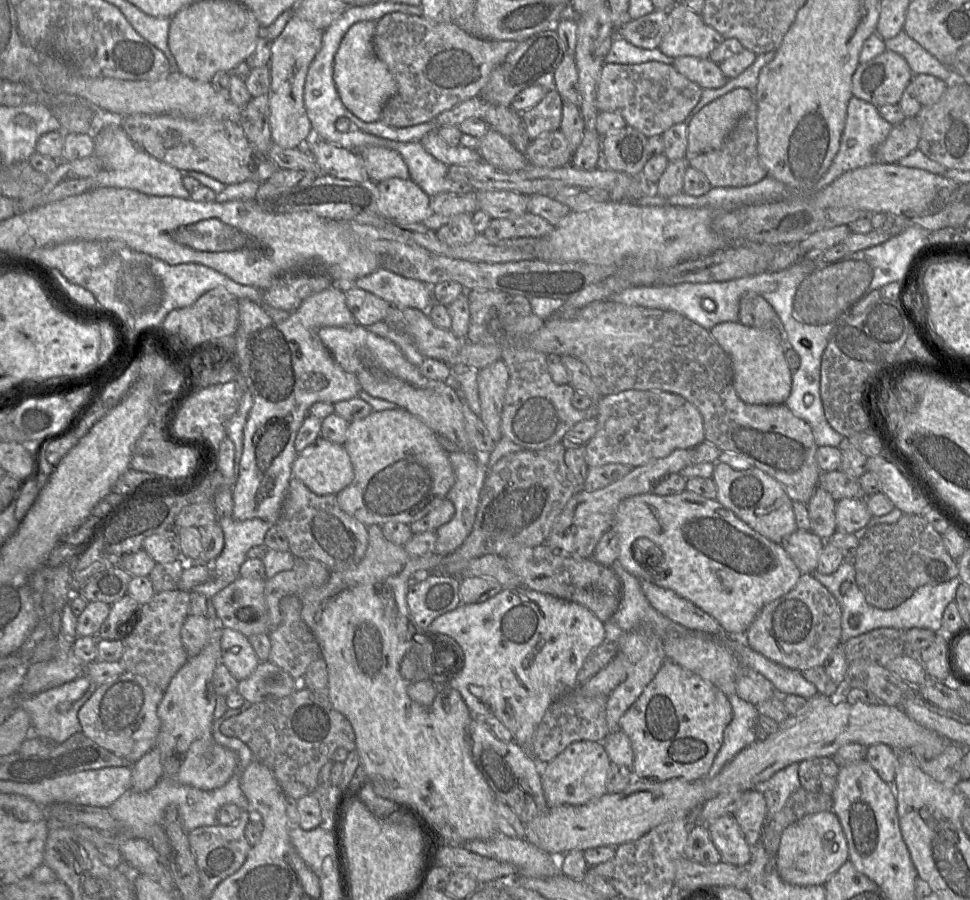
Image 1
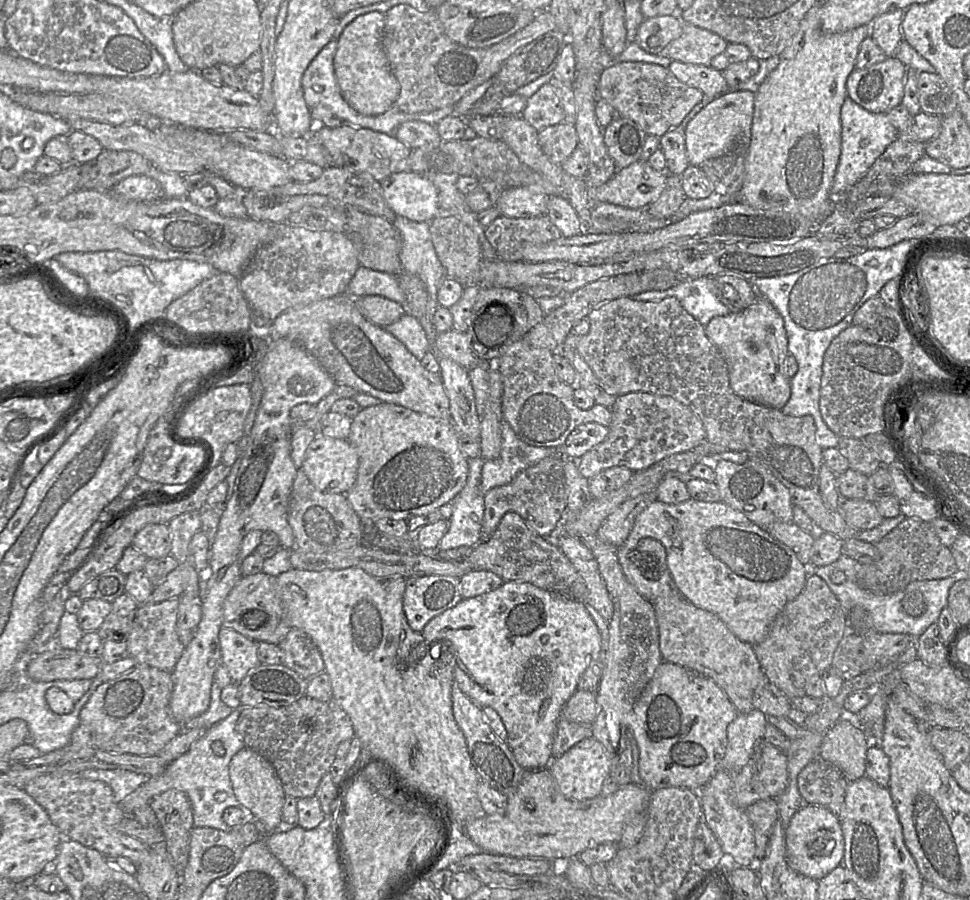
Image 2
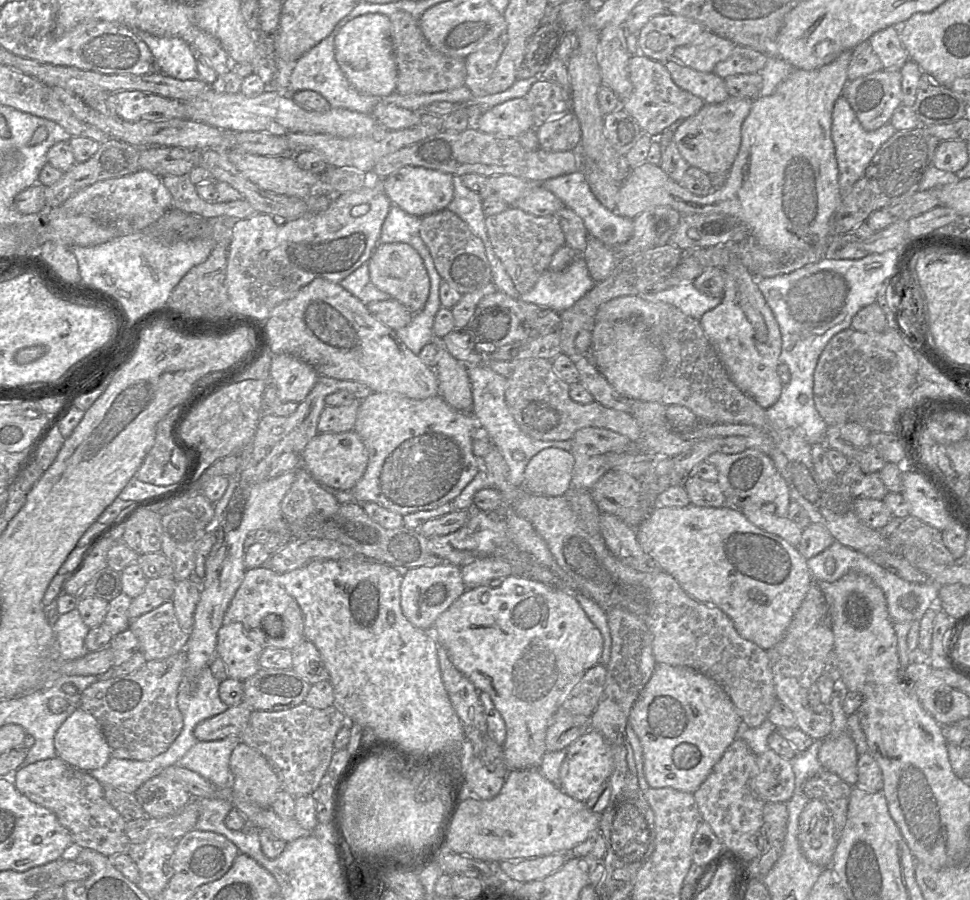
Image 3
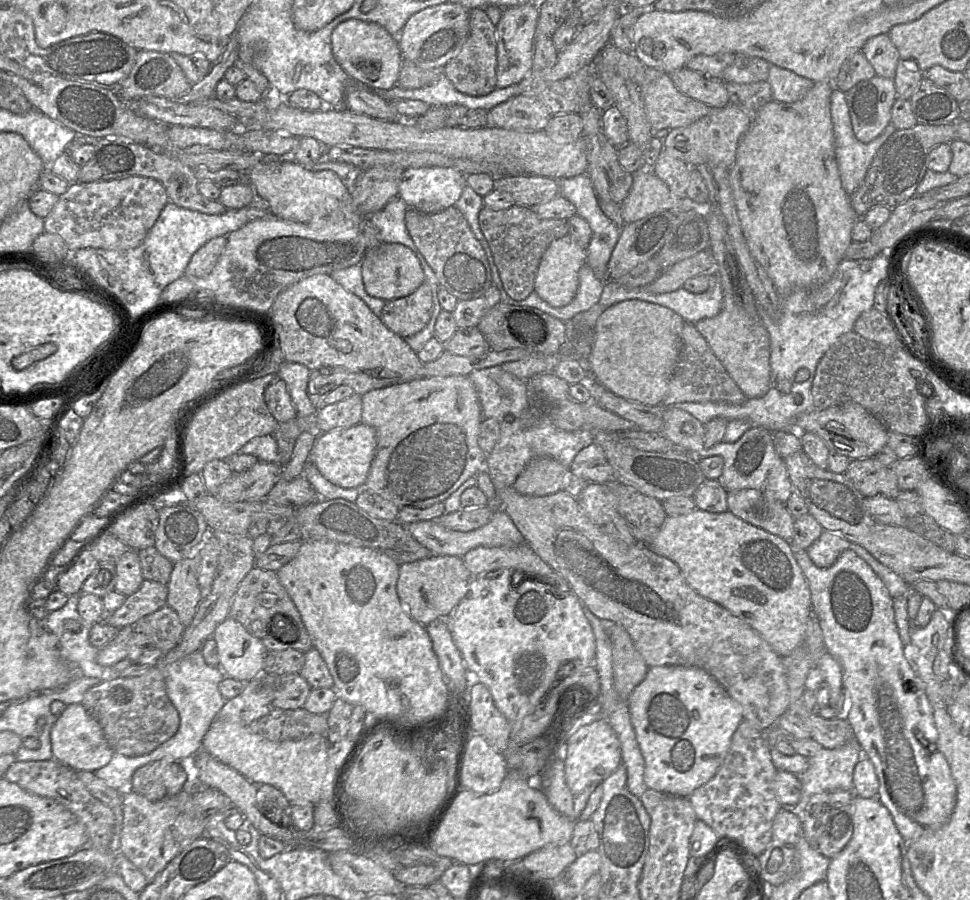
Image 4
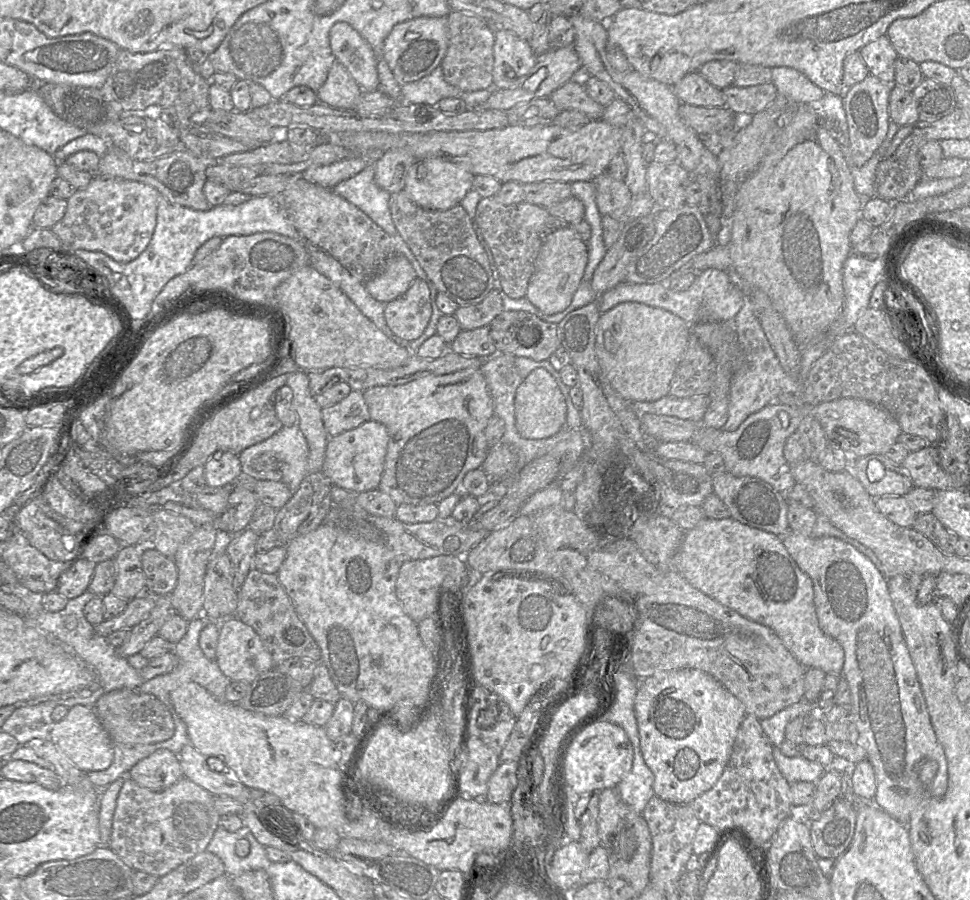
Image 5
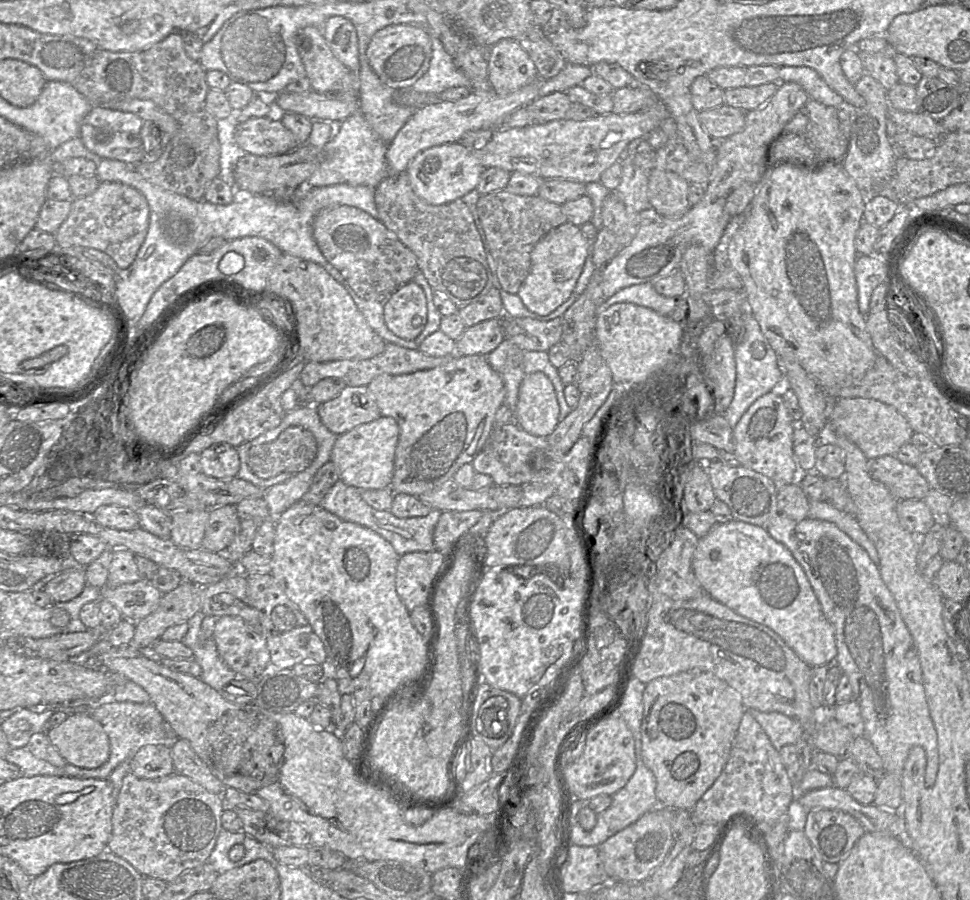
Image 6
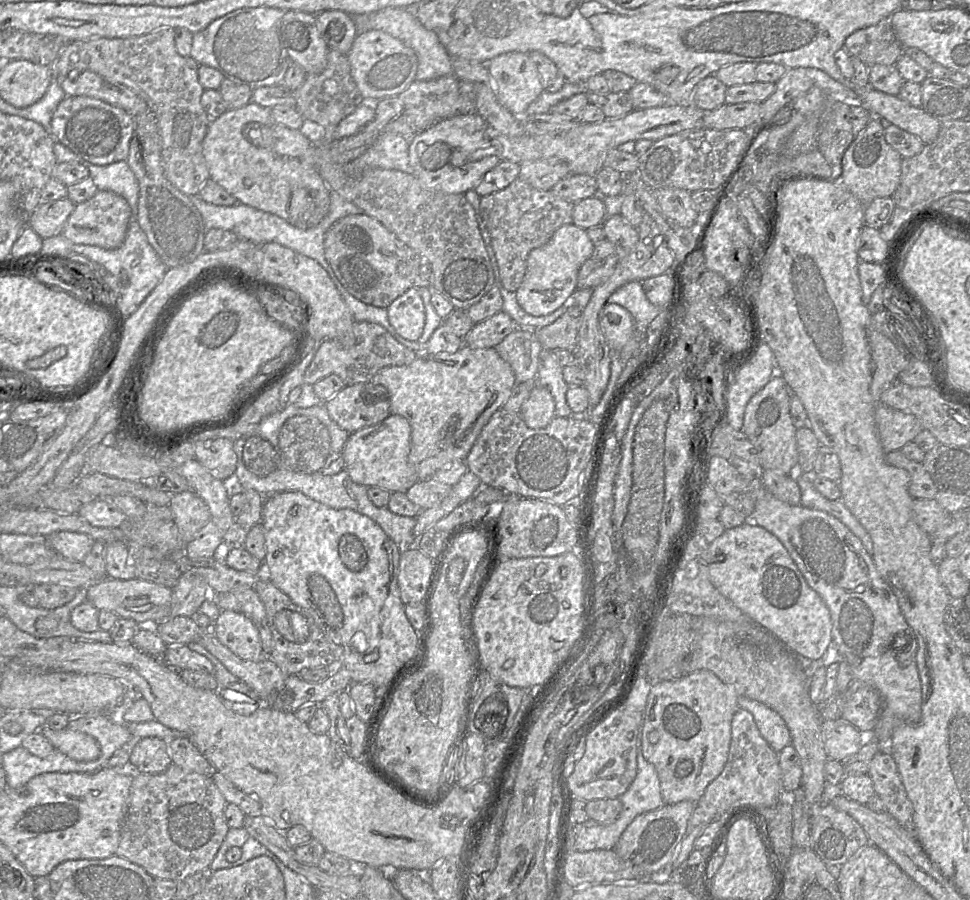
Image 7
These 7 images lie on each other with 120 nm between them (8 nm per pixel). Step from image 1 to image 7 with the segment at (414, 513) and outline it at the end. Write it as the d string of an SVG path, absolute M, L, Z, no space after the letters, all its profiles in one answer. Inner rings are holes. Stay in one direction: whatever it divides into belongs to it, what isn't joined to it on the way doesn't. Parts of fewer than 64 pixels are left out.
M465 344L460 348L459 351L454 354L450 354L447 352L439 352L436 354L423 352L419 353L417 358L409 365L383 367L374 375L371 382L373 382L374 384L380 384L387 389L390 398L390 413L393 415L403 416L410 423L411 437L409 463L414 467L419 481L431 479L436 471L446 465L450 465L454 460L465 461L467 455L469 454L478 436L480 435L483 427L488 423L491 416L497 410L503 407L505 402L512 394L512 391L516 385L515 375L511 366L499 356L495 348L474 349Z

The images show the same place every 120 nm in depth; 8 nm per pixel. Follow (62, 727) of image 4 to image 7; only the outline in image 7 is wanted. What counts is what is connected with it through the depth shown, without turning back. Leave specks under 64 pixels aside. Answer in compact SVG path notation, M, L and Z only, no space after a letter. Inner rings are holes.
M47 723L38 731L50 741L55 750L73 760L88 762L100 756L101 750L98 742L88 734L73 731L68 727L62 730L52 730Z

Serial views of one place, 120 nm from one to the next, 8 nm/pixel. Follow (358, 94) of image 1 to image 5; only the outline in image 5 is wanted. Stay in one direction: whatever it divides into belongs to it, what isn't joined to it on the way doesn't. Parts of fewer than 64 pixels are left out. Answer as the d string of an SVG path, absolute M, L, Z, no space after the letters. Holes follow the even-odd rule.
M337 22L329 32L335 59L349 72L363 91L379 87L377 58L371 45L348 23Z

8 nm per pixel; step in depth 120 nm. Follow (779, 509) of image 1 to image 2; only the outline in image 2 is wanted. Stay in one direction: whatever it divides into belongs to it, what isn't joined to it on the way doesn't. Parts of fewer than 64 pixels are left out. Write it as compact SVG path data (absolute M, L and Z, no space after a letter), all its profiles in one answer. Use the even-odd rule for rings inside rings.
M719 460L715 465L715 483L720 491L721 501L744 514L761 528L768 528L775 522L792 522L793 507L790 492L771 472L755 460L743 464Z

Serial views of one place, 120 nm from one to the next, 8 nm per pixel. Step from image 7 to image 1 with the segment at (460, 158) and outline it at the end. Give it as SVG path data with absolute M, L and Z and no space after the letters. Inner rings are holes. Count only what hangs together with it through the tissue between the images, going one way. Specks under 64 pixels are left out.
M389 178L377 183L378 208L399 223L422 223L428 216L431 197L412 179Z

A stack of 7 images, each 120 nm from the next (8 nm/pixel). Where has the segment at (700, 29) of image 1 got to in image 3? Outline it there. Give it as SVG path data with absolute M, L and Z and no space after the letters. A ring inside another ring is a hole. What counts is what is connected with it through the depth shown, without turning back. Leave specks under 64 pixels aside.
M704 30L690 44L677 47L672 59L696 71L709 73L731 55L735 46L732 41Z

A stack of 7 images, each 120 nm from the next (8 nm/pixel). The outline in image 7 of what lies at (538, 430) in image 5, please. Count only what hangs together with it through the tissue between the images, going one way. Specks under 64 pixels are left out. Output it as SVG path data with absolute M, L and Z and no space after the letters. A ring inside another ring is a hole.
M540 385L535 386L522 404L519 415L531 429L546 427L556 417L555 401L551 392Z

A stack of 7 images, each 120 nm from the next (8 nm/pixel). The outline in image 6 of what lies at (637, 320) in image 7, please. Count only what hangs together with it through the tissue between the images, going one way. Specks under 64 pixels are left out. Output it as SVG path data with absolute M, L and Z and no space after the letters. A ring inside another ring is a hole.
M642 283L619 290L600 305L600 310L621 302L646 307L660 315L669 316L676 306L677 298L665 297L651 283Z

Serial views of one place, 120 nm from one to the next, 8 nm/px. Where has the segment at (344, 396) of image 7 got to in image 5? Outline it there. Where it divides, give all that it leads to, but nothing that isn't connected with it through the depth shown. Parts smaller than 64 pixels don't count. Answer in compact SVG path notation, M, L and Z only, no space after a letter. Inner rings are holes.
M352 390L340 402L321 409L322 421L330 437L357 428L370 420L363 392Z

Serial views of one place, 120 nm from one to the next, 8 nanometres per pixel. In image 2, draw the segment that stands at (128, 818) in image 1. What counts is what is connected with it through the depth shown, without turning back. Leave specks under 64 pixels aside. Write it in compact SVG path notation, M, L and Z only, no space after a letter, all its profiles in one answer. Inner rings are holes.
M240 706L234 709L226 719L206 729L187 752L167 765L162 775L149 777L143 785L121 801L119 804L125 814L131 816L137 808L149 805L154 797L174 789L184 792L188 796L193 809L194 827L231 831L232 828L223 821L223 813L229 807L240 807L230 780L229 766L234 755L245 747L242 736L236 730L239 715L244 708ZM215 741L222 742L225 748L223 756L213 753L212 744Z

